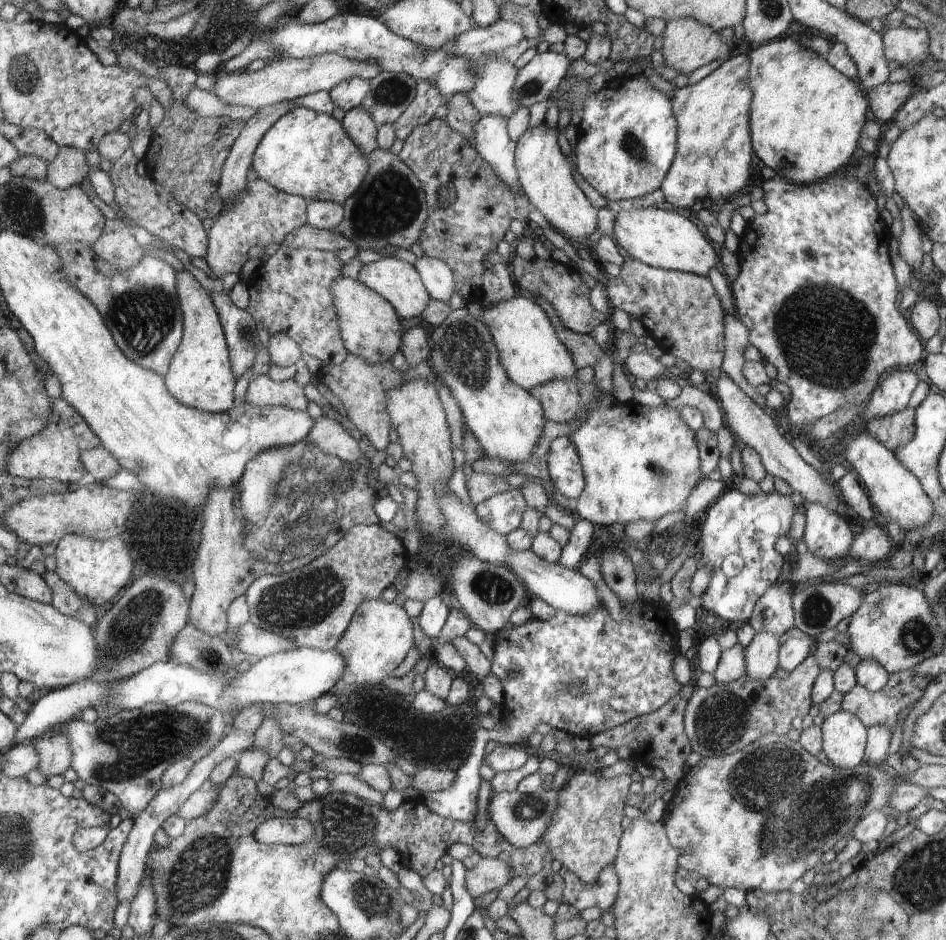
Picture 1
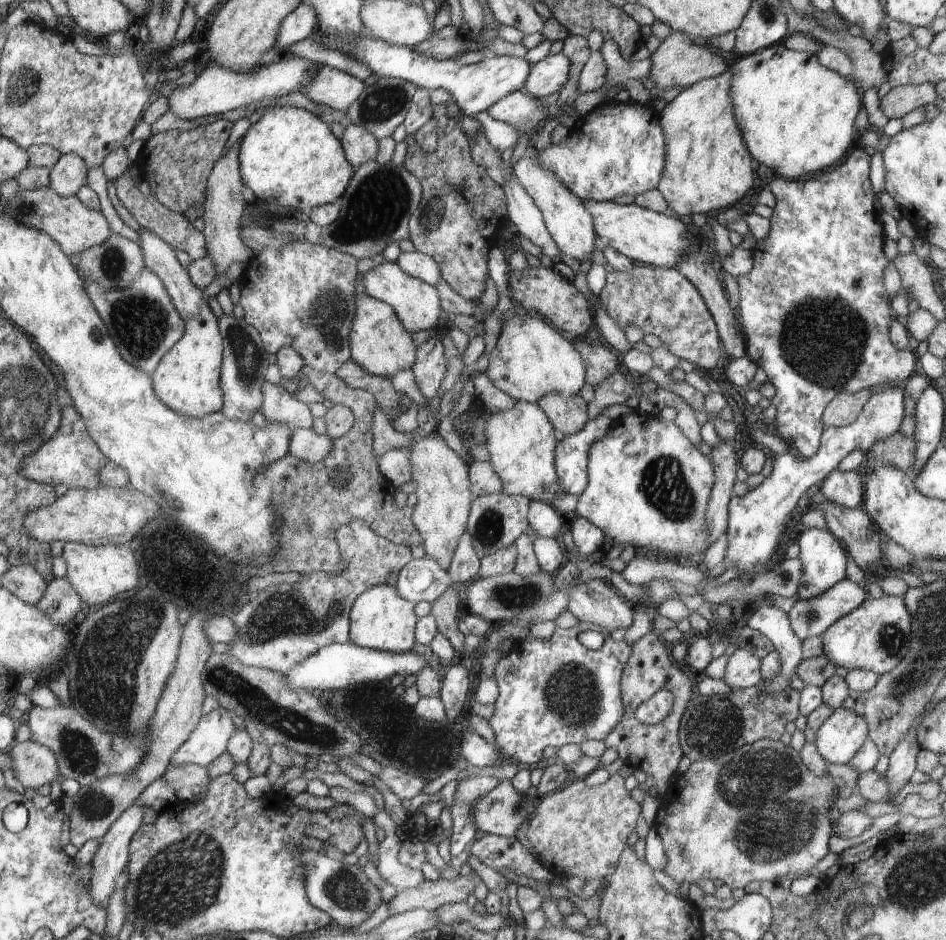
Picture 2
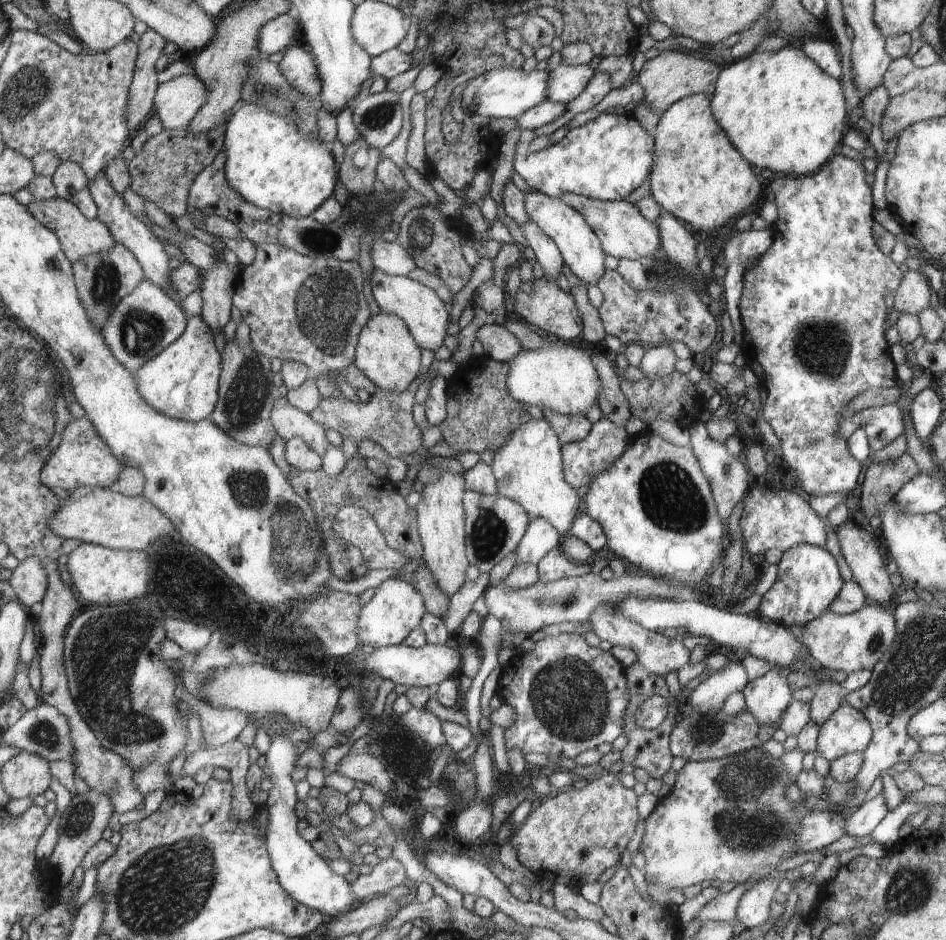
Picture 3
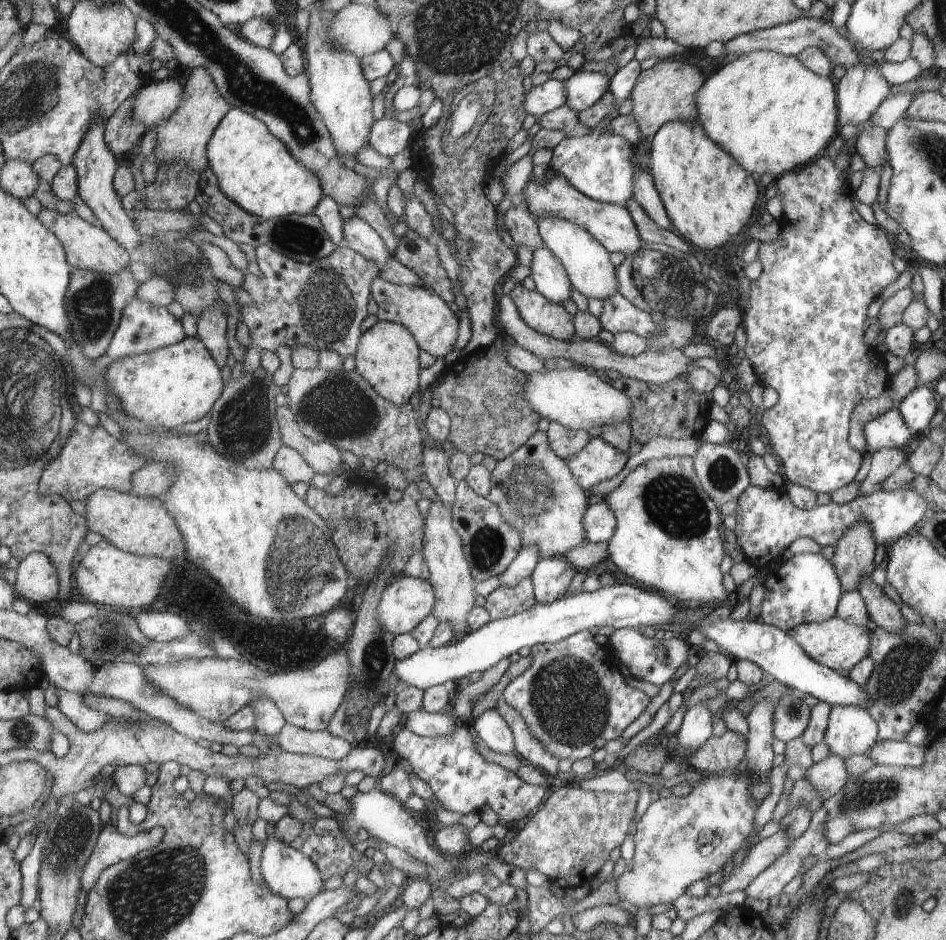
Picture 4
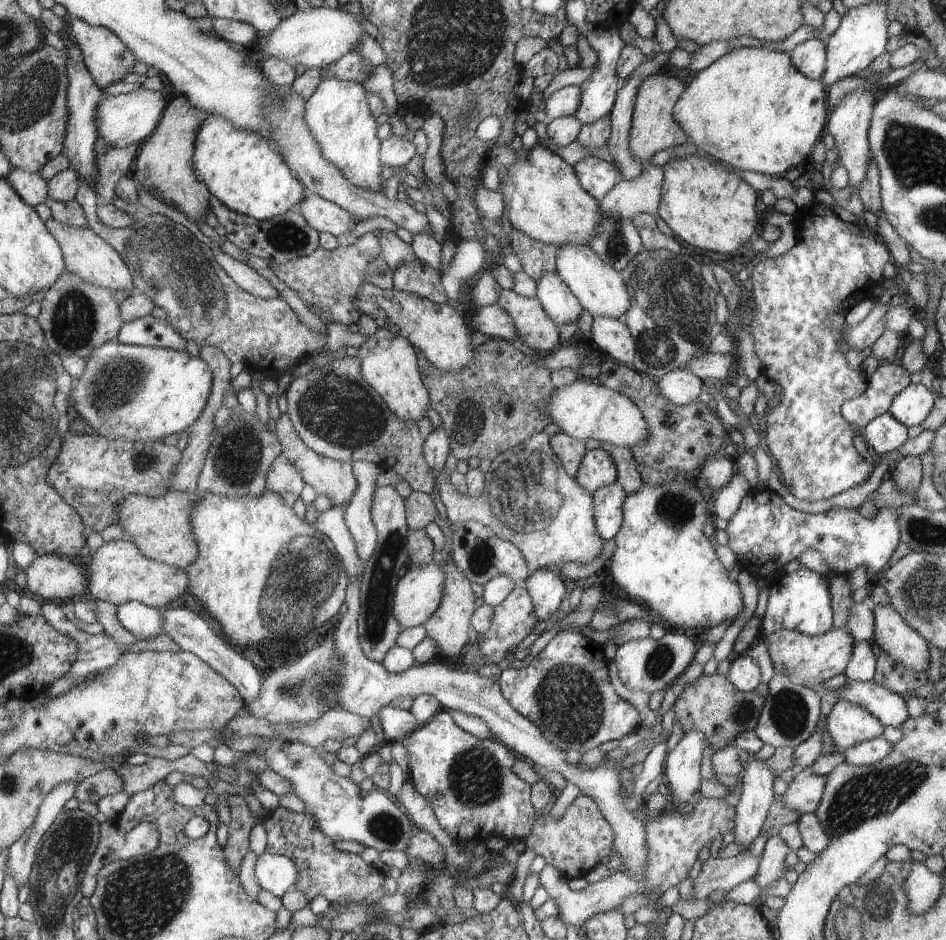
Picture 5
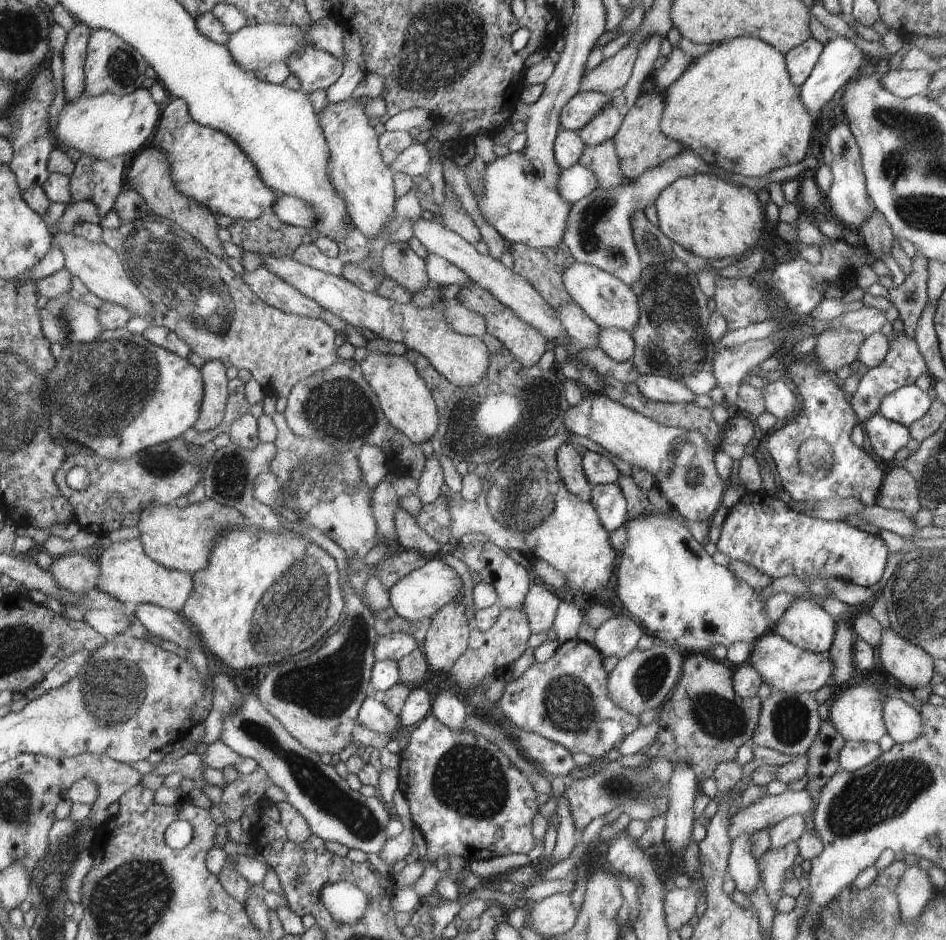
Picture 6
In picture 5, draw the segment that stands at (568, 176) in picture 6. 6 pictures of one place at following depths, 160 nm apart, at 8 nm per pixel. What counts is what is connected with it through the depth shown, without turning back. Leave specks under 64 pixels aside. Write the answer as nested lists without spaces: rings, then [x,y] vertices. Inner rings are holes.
[[[588,156],[573,168],[577,171],[581,186],[594,199],[604,198],[622,180],[621,173],[615,170],[616,166],[598,156]]]

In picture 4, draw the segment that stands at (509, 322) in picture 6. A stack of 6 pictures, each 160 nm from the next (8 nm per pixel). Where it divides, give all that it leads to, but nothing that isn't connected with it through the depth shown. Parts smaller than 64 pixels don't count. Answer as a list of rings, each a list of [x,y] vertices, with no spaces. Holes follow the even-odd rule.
[[[518,283],[510,292],[510,298],[514,300],[516,309],[520,319],[532,330],[548,336],[549,338],[558,341],[570,341],[574,336],[574,322],[572,322],[572,316],[564,310],[562,304],[554,304],[550,302],[548,298],[544,298],[540,292],[535,289],[528,290],[526,286],[522,286]]]

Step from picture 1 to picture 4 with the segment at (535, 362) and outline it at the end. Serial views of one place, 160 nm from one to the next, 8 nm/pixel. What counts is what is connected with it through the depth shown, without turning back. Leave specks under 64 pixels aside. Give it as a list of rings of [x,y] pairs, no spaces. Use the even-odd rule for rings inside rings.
[[[574,364],[570,370],[540,370],[528,374],[526,398],[534,406],[537,414],[551,422],[558,422],[571,430],[586,430],[596,426],[614,426],[630,418],[631,401],[624,392],[620,392],[599,378],[596,372],[586,366]]]

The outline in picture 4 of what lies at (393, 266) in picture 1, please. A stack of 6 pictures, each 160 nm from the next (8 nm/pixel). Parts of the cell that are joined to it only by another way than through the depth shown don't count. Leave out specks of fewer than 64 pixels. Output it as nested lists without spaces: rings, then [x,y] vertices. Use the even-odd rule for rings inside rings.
[[[381,275],[374,278],[373,294],[378,305],[377,316],[379,321],[389,321],[404,326],[416,336],[422,350],[437,359],[448,356],[448,352],[452,350],[459,333],[458,318],[454,316],[454,312],[448,308],[448,304],[440,295],[430,288],[386,282],[386,280],[382,280]]]

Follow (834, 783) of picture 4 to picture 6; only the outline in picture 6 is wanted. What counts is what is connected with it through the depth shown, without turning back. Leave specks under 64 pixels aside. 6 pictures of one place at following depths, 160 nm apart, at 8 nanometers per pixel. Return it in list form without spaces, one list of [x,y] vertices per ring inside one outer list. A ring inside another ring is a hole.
[[[805,789],[800,792],[788,790],[778,796],[767,794],[730,818],[730,839],[738,838],[740,834],[751,836],[760,830],[772,829],[794,814],[800,814],[804,818],[807,830],[814,830],[812,820],[816,805],[810,792]]]

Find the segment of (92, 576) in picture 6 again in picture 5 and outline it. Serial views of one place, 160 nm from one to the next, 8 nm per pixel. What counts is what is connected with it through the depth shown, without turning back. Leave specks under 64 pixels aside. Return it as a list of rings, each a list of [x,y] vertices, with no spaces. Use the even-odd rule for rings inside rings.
[[[42,555],[23,570],[26,573],[25,593],[46,600],[68,602],[74,596],[88,595],[88,580],[82,568],[64,556]]]

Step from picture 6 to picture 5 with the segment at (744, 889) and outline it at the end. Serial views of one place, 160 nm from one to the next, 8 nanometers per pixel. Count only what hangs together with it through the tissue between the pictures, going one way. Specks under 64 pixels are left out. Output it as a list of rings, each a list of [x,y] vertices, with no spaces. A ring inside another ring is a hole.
[[[757,753],[750,754],[750,761],[743,765],[740,801],[736,804],[738,818],[734,836],[736,844],[743,851],[758,838],[766,822],[768,810],[775,800],[774,782],[777,777],[772,774],[765,761],[757,758]]]

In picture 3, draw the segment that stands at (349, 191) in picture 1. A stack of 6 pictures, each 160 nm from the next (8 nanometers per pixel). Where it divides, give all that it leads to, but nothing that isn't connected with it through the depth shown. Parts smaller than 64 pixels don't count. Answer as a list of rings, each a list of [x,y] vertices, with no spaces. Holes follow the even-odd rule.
[[[246,103],[234,116],[225,123],[226,140],[223,146],[226,152],[225,174],[230,186],[250,204],[273,214],[284,214],[292,217],[310,217],[330,197],[334,196],[335,186],[340,180],[336,171],[336,162],[330,150],[331,144],[312,136],[310,140],[300,134],[300,128],[284,120],[284,116],[268,112],[264,106]]]

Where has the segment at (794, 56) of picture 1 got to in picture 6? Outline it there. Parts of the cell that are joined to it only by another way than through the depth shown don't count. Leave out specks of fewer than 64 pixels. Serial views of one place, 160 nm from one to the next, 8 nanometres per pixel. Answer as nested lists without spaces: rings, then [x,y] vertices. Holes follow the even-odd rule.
[[[741,36],[714,46],[710,52],[698,56],[664,94],[666,108],[661,122],[662,132],[666,138],[696,152],[708,165],[734,175],[762,178],[789,165],[801,167],[810,160],[816,119],[802,104],[800,88],[791,82],[786,56],[758,38]]]

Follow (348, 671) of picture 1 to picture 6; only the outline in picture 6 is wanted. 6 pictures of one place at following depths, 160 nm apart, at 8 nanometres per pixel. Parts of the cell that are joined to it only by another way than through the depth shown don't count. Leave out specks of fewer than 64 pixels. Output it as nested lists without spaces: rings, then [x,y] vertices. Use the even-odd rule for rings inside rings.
[[[440,556],[430,558],[425,566],[409,573],[397,584],[394,584],[390,590],[390,603],[394,611],[402,619],[410,622],[418,622],[426,618],[432,618],[445,605],[449,605],[458,599],[460,592],[464,591],[464,584],[457,571],[450,568],[440,560]]]

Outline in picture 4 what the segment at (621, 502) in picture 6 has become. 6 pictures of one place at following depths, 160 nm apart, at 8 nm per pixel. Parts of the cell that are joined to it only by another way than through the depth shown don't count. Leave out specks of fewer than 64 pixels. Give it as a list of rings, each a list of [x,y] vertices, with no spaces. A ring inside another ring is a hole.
[[[604,499],[591,500],[582,522],[585,526],[586,543],[608,543],[617,533],[617,518]]]

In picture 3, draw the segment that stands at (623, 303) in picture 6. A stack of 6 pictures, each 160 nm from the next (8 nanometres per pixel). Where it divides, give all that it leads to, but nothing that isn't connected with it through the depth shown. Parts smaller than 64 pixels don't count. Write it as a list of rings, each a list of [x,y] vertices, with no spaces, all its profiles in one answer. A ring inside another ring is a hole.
[[[530,186],[524,192],[524,202],[528,217],[532,218],[540,226],[540,229],[554,240],[562,254],[563,262],[570,268],[572,274],[586,285],[597,284],[598,280],[602,278],[602,274],[605,274],[607,270],[606,255],[605,252],[602,252],[601,240],[586,222],[584,216],[572,206],[568,206],[564,200],[550,198],[549,195],[542,194],[540,190],[535,190]]]

